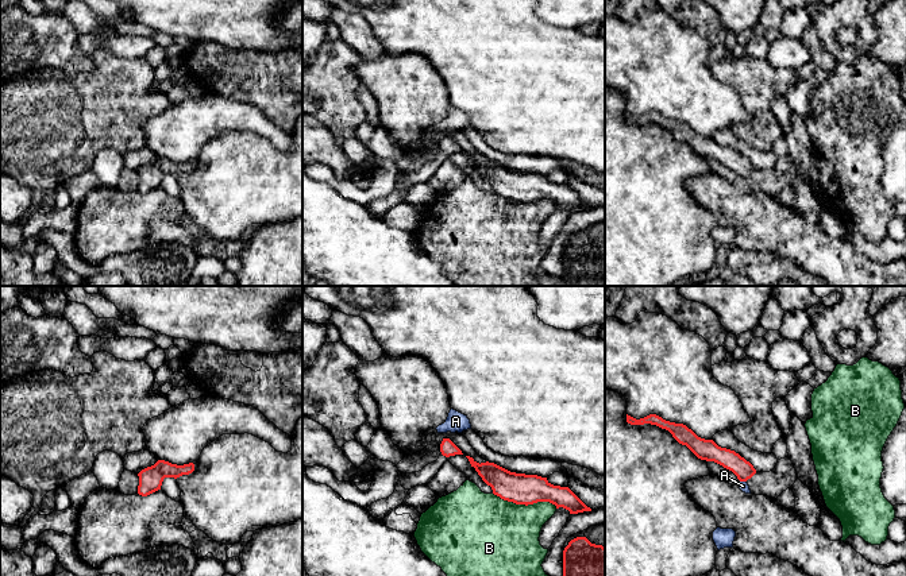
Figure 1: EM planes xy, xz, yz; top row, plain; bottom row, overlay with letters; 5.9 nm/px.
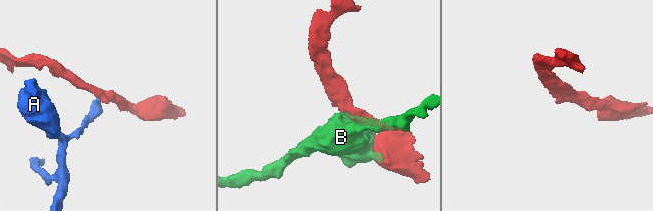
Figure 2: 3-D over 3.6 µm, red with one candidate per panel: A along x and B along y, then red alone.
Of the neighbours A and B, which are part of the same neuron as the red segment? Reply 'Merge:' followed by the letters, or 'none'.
Merge: none

